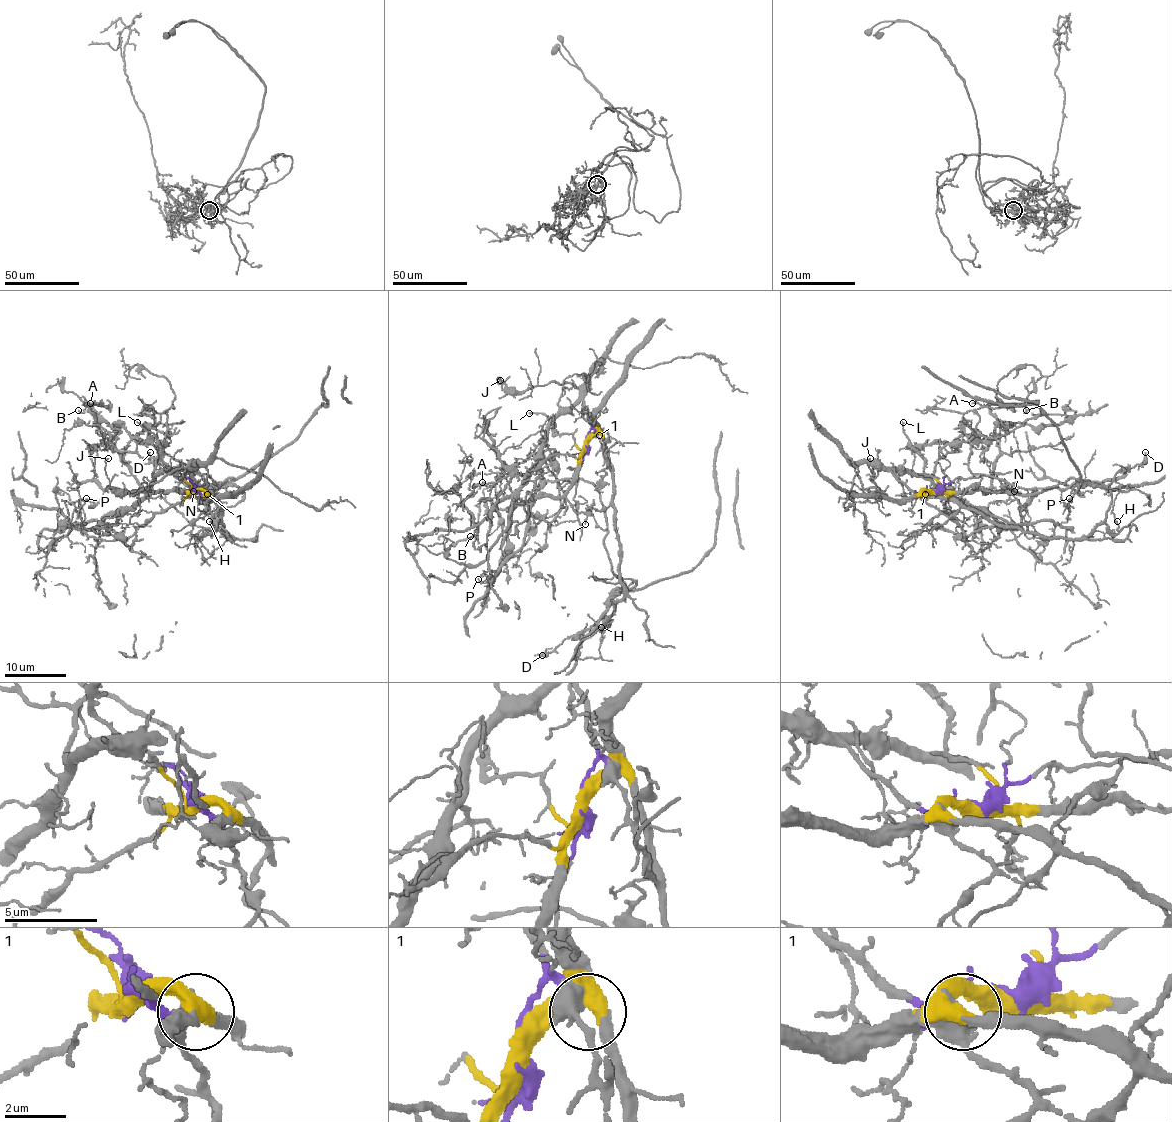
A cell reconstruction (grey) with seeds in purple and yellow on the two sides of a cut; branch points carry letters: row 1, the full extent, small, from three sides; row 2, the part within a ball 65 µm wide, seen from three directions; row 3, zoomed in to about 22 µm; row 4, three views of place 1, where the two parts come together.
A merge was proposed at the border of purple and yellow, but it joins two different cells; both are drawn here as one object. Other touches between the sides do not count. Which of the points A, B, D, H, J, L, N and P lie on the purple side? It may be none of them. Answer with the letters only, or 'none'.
J

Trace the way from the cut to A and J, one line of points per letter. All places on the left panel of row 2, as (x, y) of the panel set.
A: (195, 491), (146, 491), (119, 453), (105, 443), (90, 411), (93, 402), (90, 403)
J: (195, 491), (192, 473), (186, 468), (172, 469), (136, 491), (115, 491), (105, 471), (109, 459)

